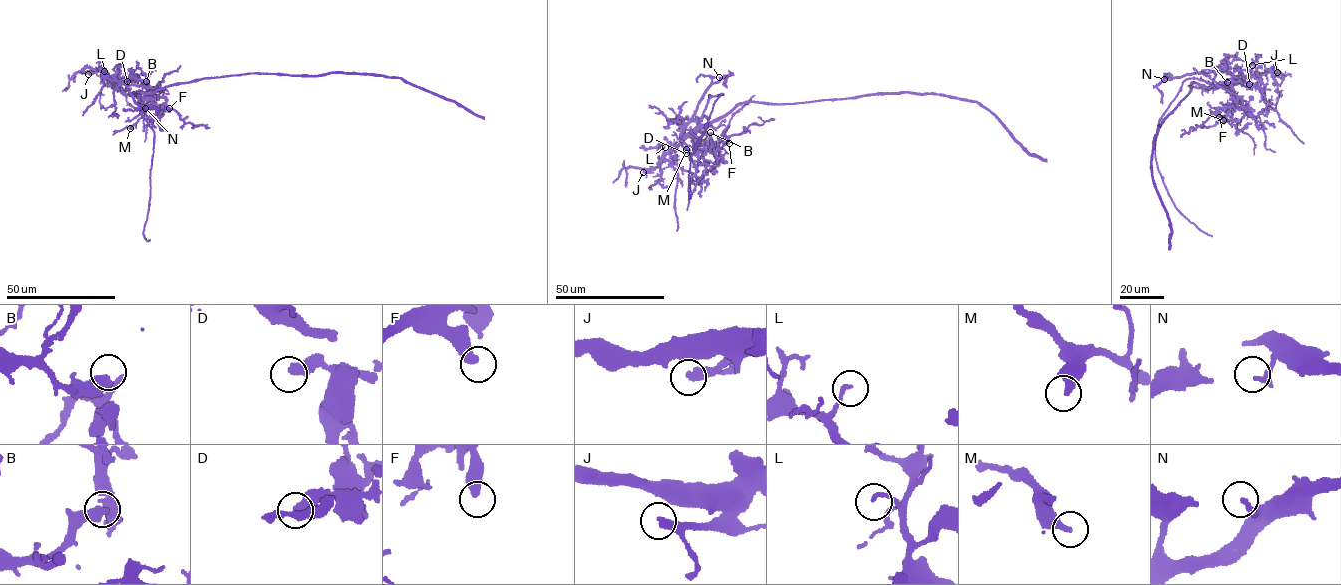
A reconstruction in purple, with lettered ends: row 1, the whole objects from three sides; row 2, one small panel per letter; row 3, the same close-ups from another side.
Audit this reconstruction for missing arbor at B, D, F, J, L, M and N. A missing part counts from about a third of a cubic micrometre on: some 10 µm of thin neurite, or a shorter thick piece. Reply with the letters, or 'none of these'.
J

